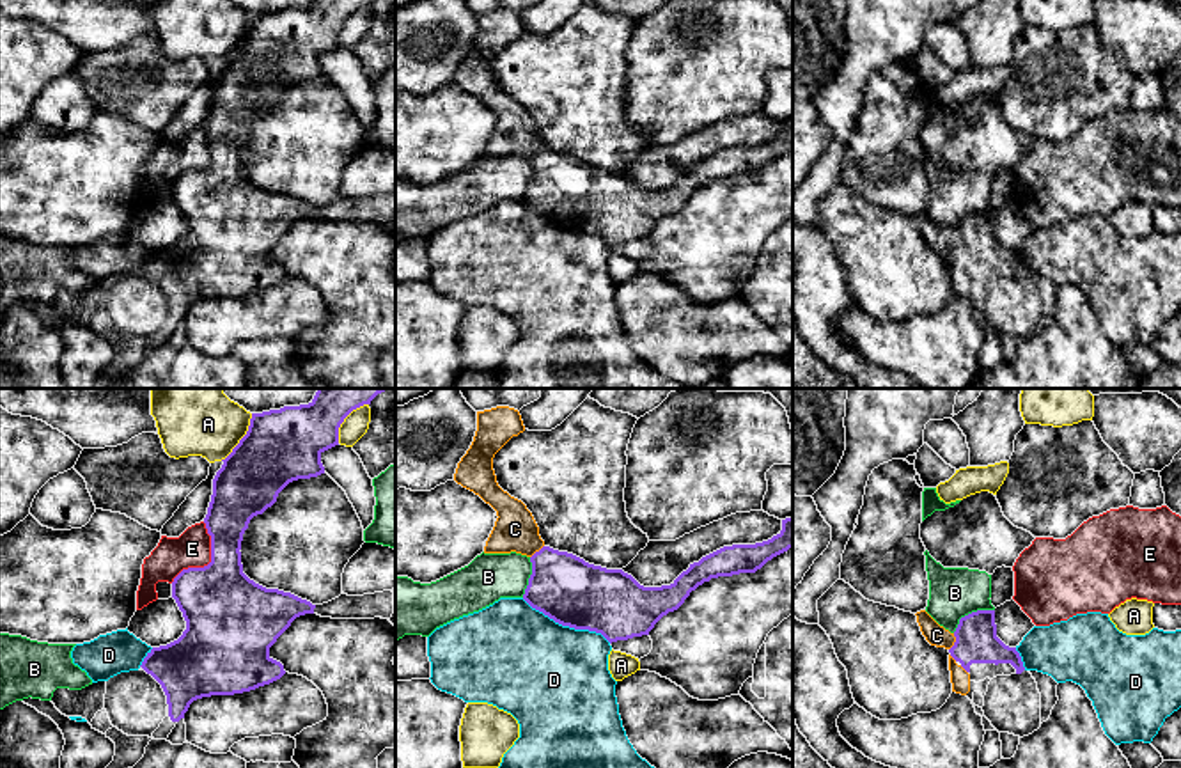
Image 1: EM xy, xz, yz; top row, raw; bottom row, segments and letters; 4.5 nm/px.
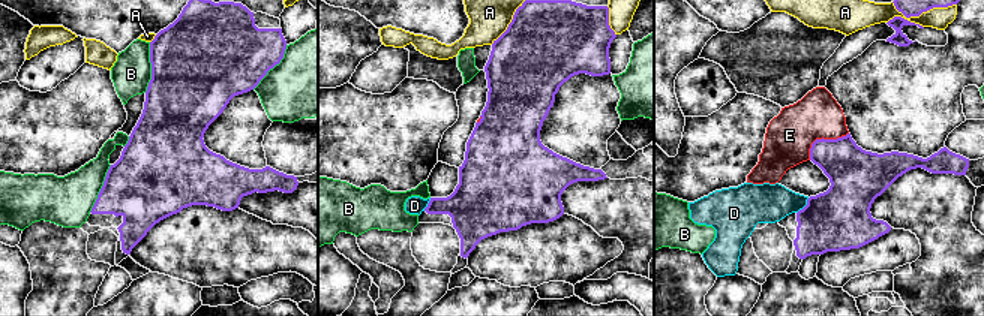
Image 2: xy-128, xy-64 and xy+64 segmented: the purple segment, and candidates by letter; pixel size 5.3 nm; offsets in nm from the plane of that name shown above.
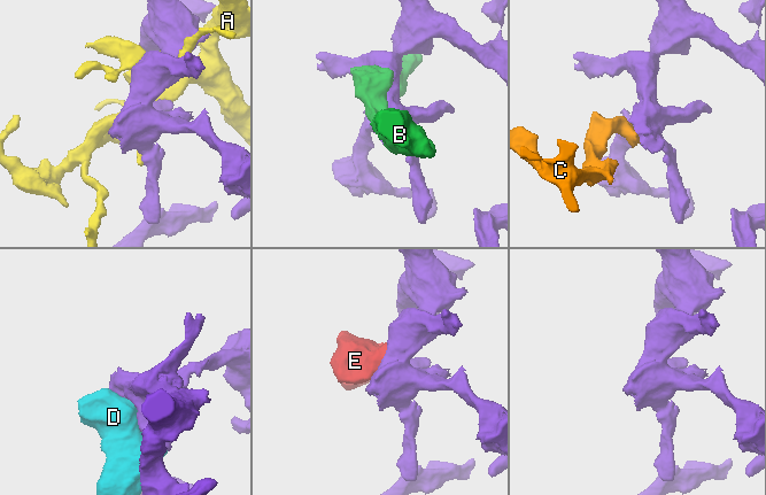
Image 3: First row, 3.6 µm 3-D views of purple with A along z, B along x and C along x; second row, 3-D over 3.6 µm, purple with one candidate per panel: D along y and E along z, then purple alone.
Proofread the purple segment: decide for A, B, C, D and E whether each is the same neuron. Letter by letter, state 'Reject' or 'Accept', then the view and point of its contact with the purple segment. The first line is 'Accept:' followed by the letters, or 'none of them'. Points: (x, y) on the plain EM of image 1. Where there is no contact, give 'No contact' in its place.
Accept: C
A: Reject. Touches purple at xy (242, 41)
B: Reject. Touches purple at yz (972, 215)
C: Accept. Touches purple at yz (954, 245)
D: Reject. Touches purple at xz (566, 227)
E: Reject. Touches purple at xy (211, 164)

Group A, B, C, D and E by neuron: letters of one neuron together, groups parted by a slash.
A / B / C / D / E

